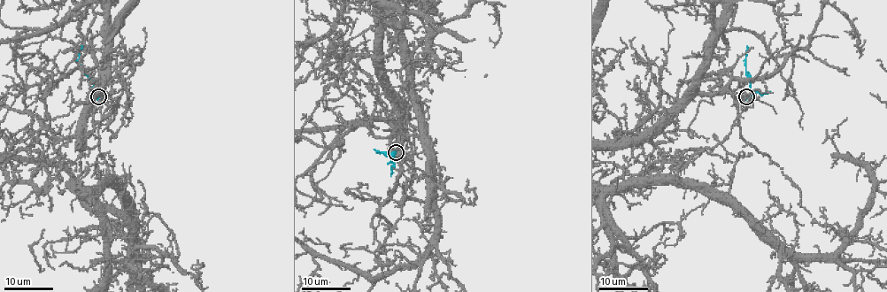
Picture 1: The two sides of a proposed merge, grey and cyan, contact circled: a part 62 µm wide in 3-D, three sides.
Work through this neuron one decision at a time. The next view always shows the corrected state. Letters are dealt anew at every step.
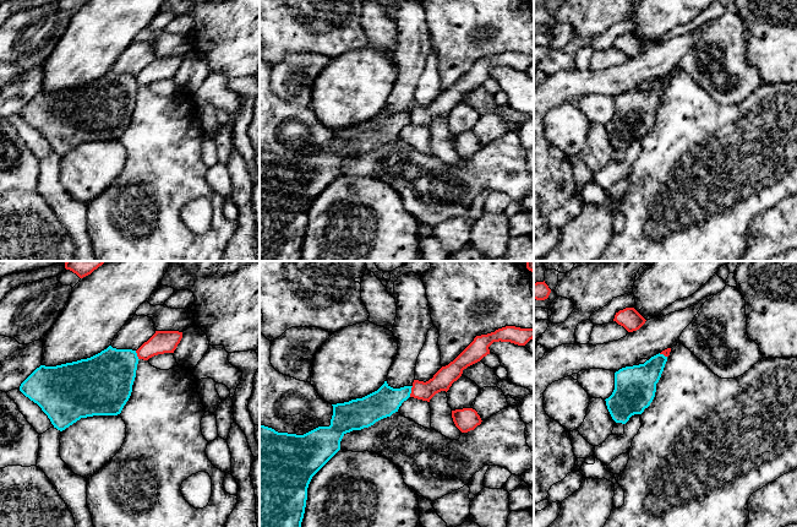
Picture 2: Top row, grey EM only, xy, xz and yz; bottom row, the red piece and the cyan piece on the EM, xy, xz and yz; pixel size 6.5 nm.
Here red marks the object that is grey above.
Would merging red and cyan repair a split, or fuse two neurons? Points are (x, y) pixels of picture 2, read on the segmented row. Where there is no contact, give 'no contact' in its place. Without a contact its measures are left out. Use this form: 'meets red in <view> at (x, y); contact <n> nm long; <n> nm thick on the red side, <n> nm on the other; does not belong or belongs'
meets red in xz at (411, 391); contact 80 nm long; 140 nm thick on the red side, 190 nm on the other; does not belong

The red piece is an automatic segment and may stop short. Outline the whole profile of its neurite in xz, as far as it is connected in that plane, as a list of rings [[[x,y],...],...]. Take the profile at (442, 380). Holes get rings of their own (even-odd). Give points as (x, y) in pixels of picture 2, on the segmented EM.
[[[506,326],[491,333],[476,336],[453,362],[442,366],[432,379],[426,382],[414,380],[410,397],[430,402],[436,393],[447,392],[452,384],[462,376],[464,369],[490,354],[488,347],[493,342],[501,341],[525,346],[533,338],[534,328],[515,326]]]

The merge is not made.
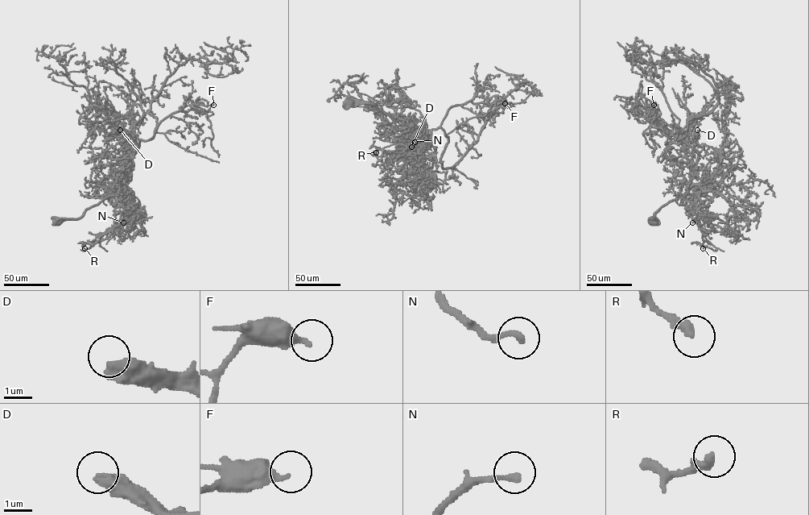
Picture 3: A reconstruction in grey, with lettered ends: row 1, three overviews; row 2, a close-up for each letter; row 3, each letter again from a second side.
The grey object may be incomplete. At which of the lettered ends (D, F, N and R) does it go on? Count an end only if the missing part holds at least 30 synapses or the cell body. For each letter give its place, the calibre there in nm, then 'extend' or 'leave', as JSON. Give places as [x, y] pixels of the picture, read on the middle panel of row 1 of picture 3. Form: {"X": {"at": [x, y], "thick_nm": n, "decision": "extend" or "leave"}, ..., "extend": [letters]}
{"D": {"at": [411, 147], "thick_nm": 500, "decision": "extend"}, "F": {"at": [505, 103], "thick_nm": 320, "decision": "leave"}, "N": {"at": [414, 142], "thick_nm": 240, "decision": "leave"}, "R": {"at": [376, 152], "thick_nm": 360, "decision": "leave"}, "extend": ["D"]}

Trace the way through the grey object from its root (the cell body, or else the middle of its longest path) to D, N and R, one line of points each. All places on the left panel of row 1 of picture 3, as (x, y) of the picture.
D: (58, 221), (77, 219), (116, 188), (118, 178), (131, 161), (136, 147), (134, 139), (125, 135), (120, 130)
N: (58, 221), (77, 219), (87, 209), (117, 188), (126, 201), (126, 210), (120, 218), (123, 222)
R: (58, 221), (77, 219), (116, 188), (125, 196), (126, 209), (121, 221), (94, 243), (85, 243), (84, 248)

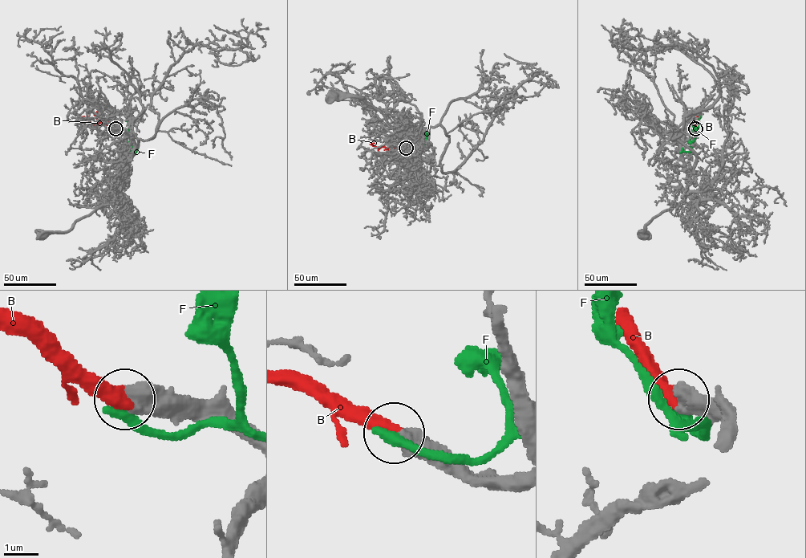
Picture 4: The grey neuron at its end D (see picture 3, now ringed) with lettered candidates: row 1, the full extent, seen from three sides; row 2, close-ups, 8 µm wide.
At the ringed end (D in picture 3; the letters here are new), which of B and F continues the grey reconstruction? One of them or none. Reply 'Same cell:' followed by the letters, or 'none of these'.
Same cell: B

